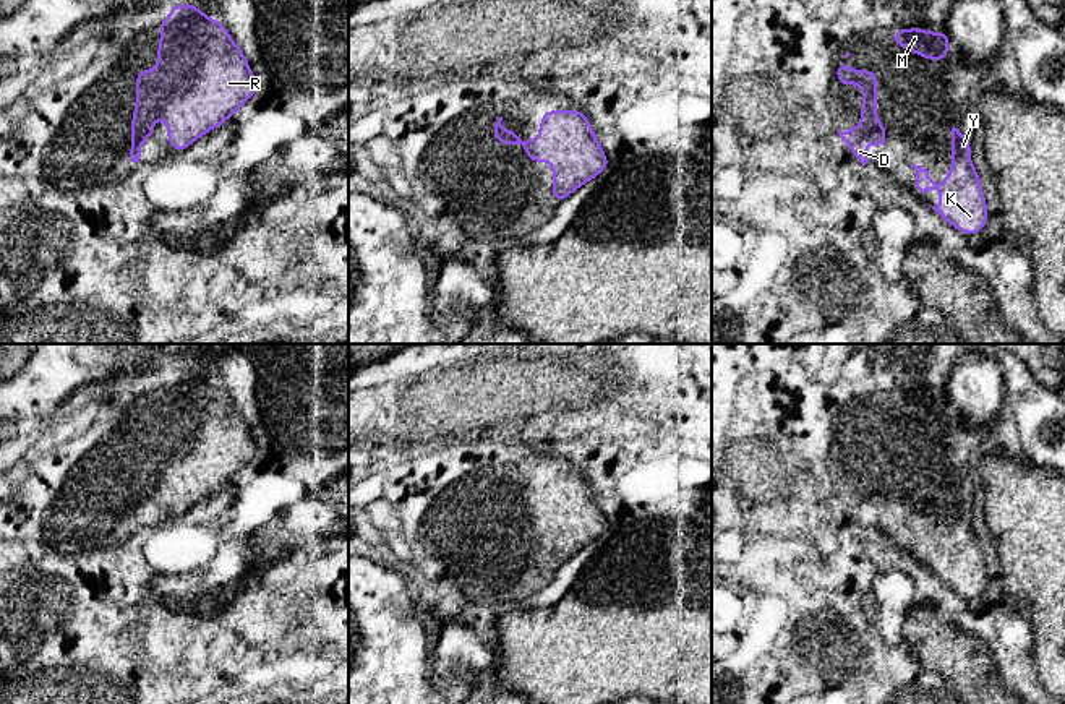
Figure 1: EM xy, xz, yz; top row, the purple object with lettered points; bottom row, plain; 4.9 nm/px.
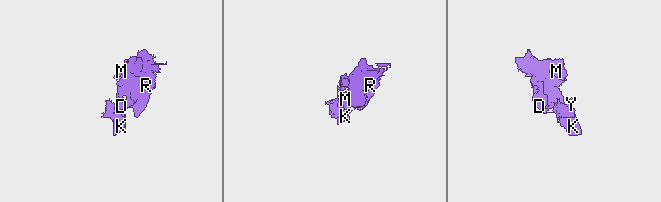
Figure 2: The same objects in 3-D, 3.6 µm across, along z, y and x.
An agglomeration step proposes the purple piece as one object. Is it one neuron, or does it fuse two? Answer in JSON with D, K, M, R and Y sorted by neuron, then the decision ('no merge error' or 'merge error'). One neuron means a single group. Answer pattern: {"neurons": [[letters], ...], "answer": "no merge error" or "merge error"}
{"neurons": [["D", "K", "M", "R", "Y"]], "answer": "no merge error"}

